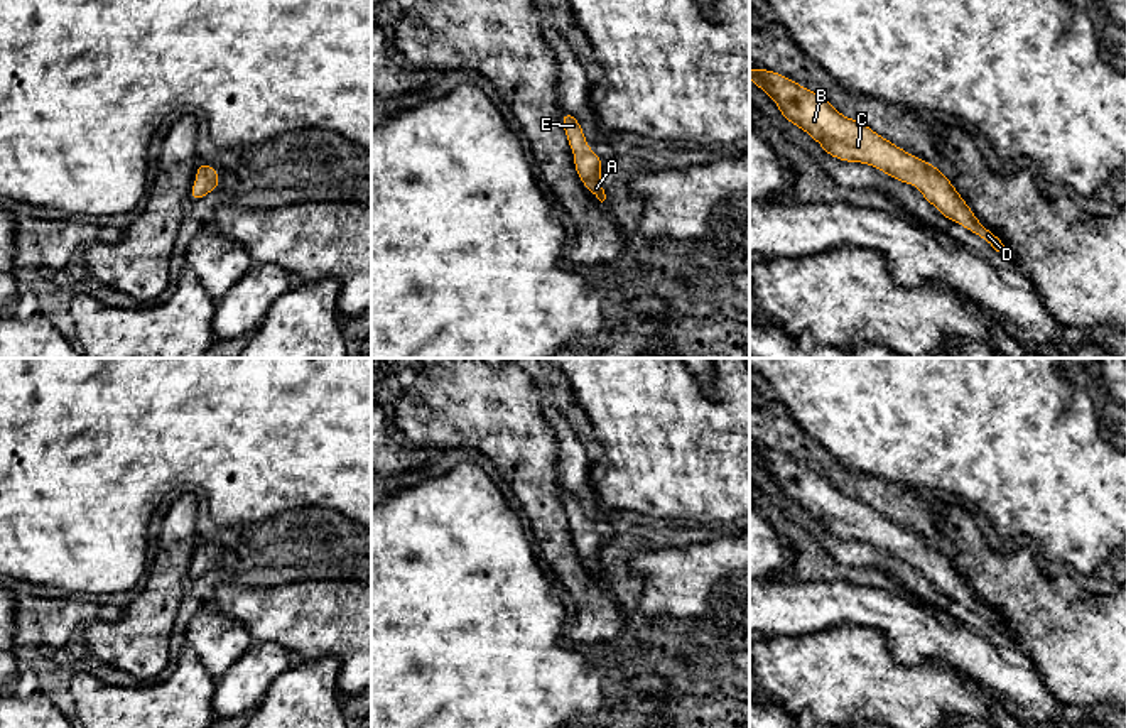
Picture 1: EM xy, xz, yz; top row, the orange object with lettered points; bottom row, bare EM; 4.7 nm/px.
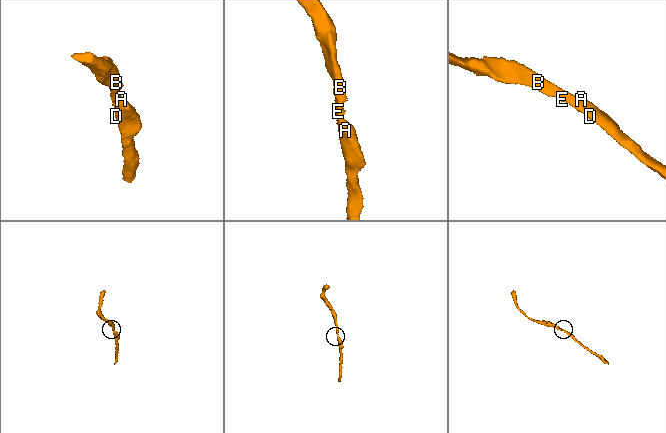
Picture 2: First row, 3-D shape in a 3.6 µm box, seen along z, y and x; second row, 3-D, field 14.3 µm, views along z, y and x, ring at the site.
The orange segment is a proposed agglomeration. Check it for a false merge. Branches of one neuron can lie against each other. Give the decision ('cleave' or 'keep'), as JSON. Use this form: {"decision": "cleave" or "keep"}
{"decision": "keep"}

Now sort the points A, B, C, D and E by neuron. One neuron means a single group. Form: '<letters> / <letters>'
A B C D E

